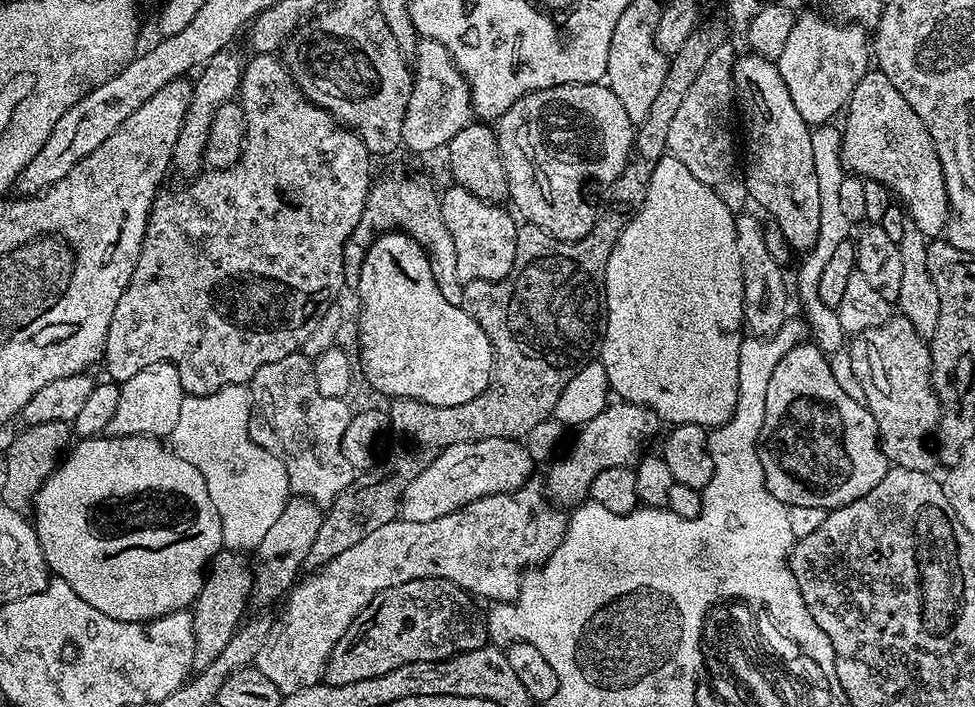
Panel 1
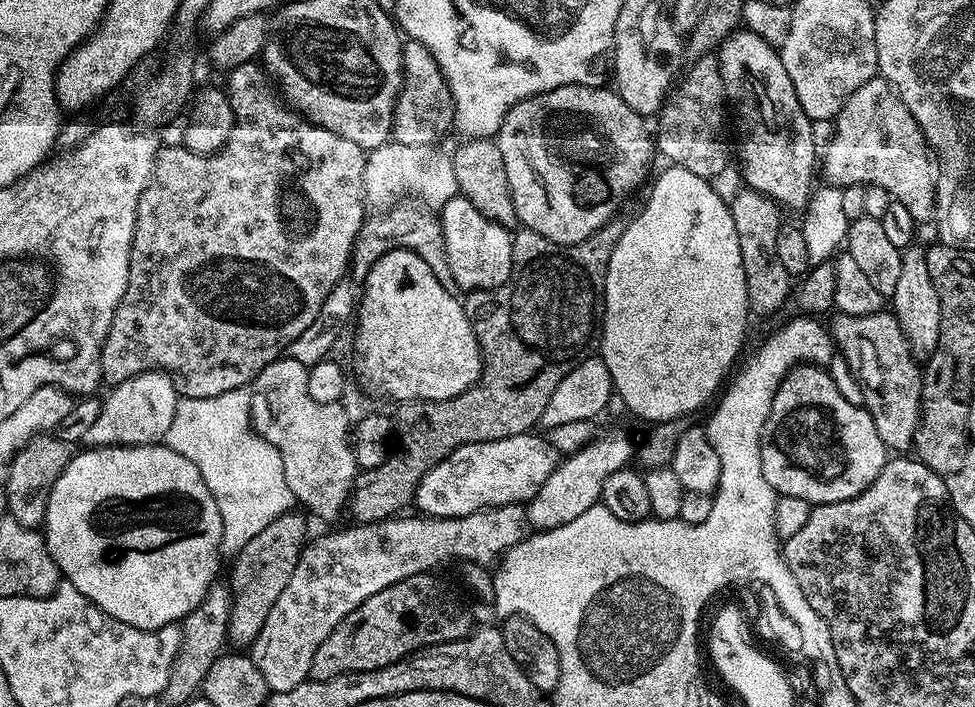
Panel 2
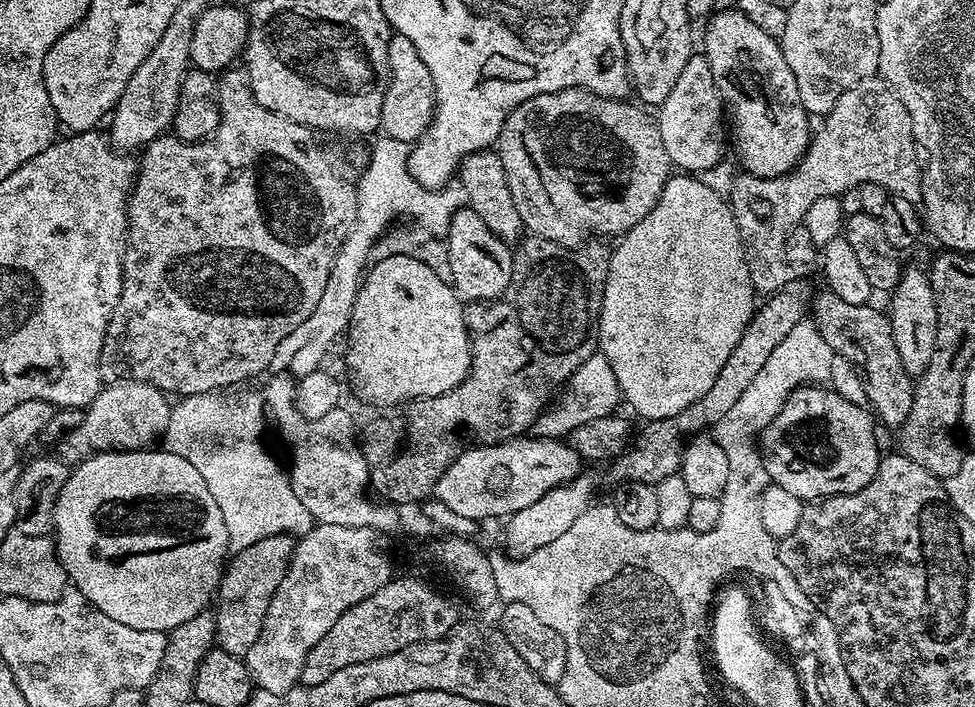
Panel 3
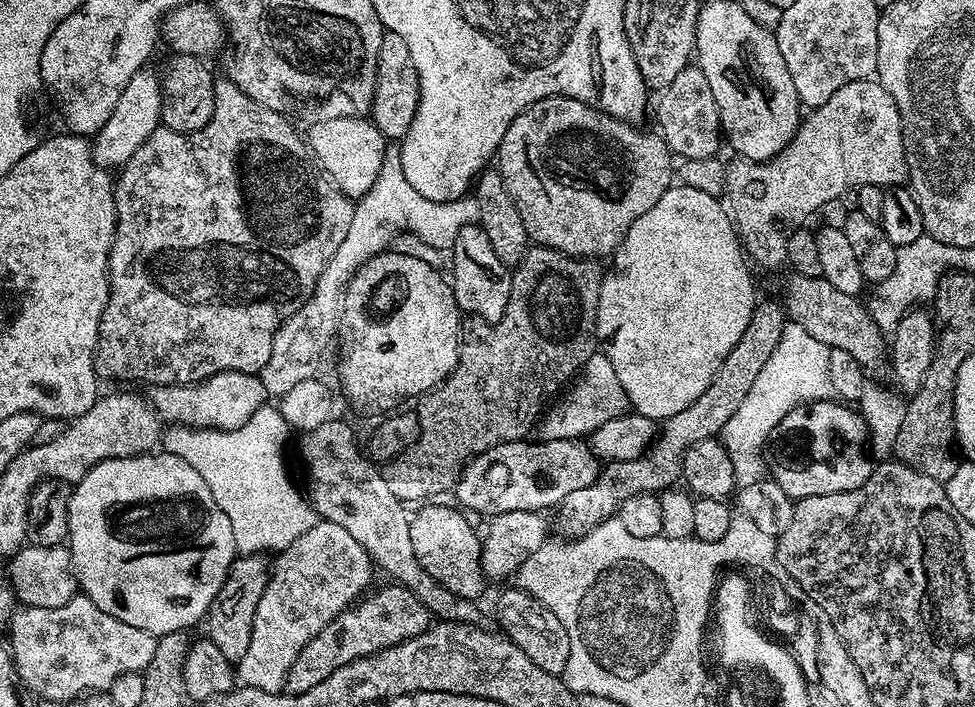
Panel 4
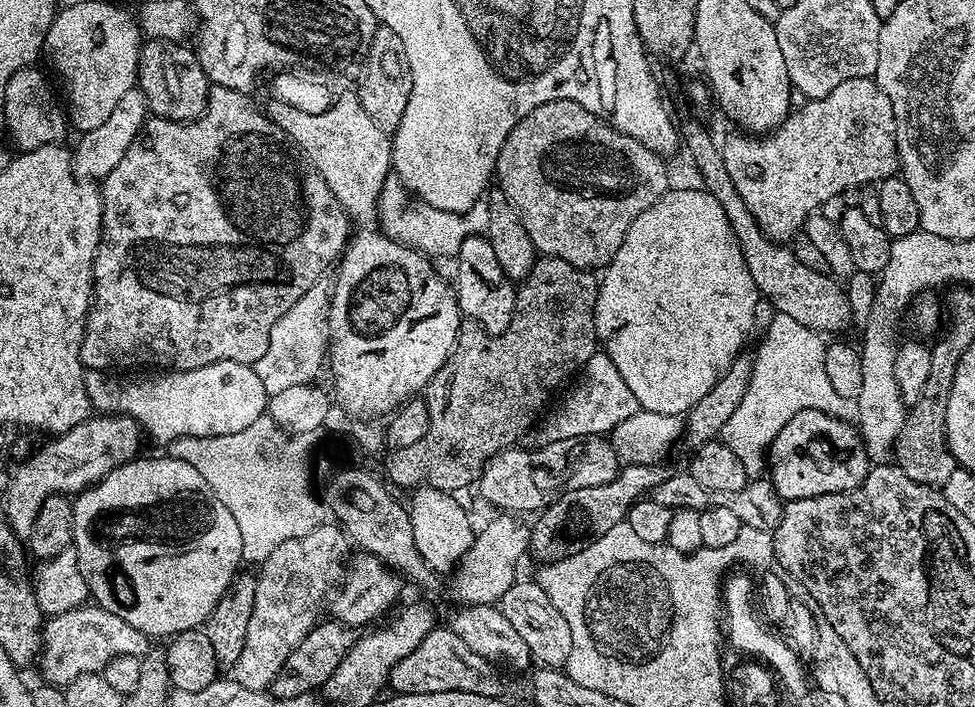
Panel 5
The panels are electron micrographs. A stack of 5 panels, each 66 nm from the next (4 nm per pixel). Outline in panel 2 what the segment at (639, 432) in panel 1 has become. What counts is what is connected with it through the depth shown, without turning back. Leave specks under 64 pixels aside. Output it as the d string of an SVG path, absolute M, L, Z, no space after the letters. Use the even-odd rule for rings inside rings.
M612 428L608 433L587 444L582 450L565 455L557 463L555 470L542 482L538 494L526 505L526 520L536 530L558 528L566 522L574 522L578 514L586 514L590 506L600 503L602 482L614 474L614 470L629 467L634 460L634 440L620 428Z

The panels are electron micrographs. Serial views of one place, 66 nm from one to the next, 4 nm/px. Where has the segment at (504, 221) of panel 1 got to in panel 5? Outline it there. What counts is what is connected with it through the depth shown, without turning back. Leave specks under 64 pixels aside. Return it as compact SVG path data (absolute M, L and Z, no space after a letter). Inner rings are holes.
M481 234L466 238L462 242L460 251L455 257L456 263L456 284L454 280L454 291L456 301L460 303L460 311L465 317L473 320L477 329L489 332L492 336L502 334L506 326L510 326L510 318L514 318L514 306L516 305L517 285L506 274L502 274L502 266L498 266L498 258L494 258L494 246L490 246L487 235Z

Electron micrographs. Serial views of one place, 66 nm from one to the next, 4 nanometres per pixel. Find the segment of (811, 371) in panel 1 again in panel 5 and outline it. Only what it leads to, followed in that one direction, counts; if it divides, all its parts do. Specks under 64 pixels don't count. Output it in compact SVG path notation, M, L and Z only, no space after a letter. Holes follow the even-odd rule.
M802 410L802 414L794 414L794 418L778 430L768 453L767 467L776 492L787 502L851 492L868 477L870 461L859 431L849 421L818 410Z

